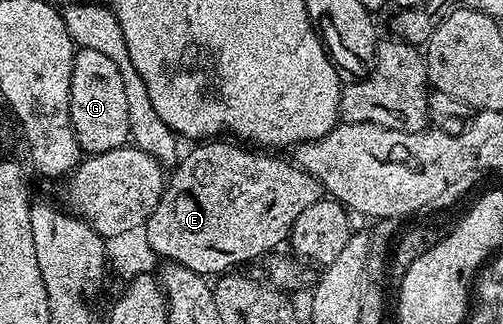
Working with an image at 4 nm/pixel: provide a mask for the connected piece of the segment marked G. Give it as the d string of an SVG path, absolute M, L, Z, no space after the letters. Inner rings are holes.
M79 48L73 58L73 78L69 90L69 114L75 137L79 143L80 153L94 154L108 152L114 148L122 148L131 140L131 127L129 126L129 102L125 98L125 81L121 78L121 70L117 70L115 63L101 50Z

